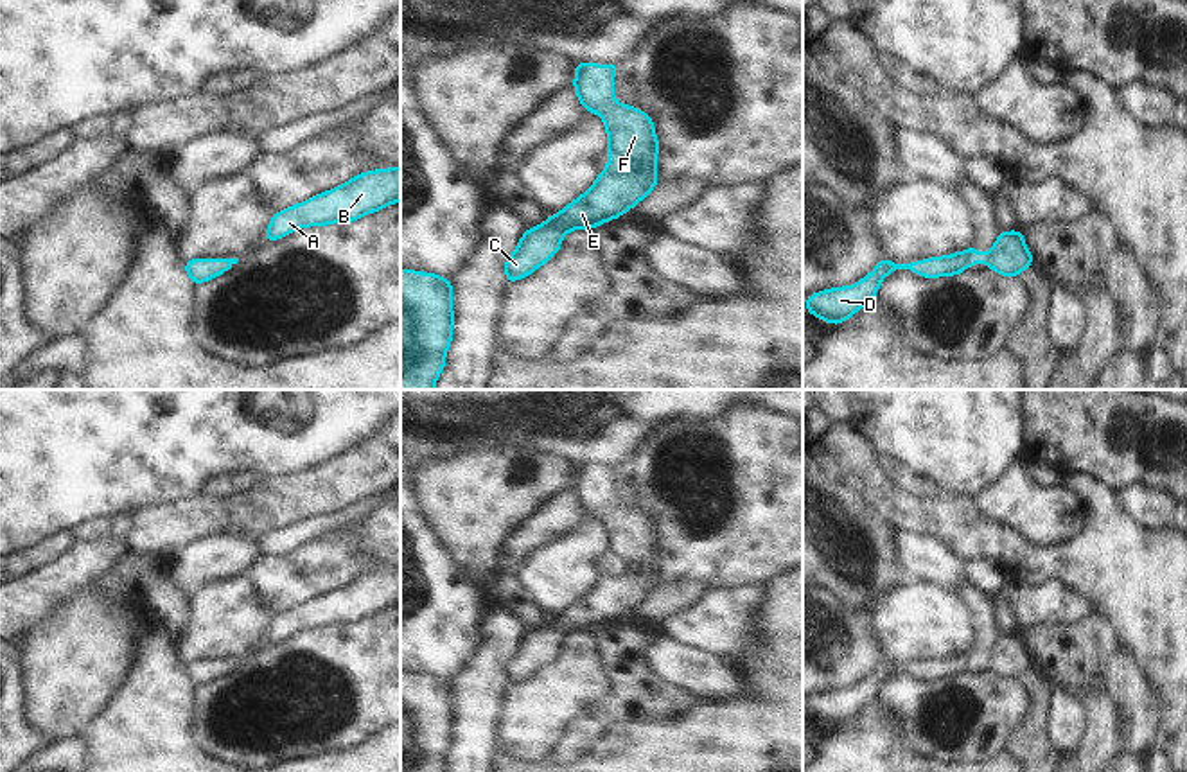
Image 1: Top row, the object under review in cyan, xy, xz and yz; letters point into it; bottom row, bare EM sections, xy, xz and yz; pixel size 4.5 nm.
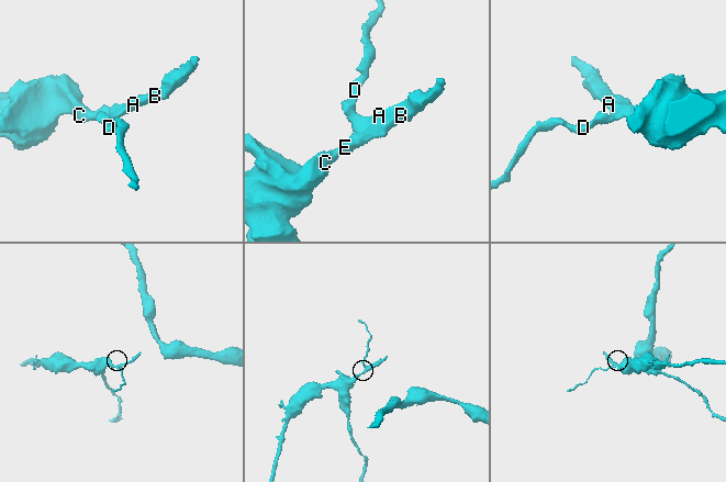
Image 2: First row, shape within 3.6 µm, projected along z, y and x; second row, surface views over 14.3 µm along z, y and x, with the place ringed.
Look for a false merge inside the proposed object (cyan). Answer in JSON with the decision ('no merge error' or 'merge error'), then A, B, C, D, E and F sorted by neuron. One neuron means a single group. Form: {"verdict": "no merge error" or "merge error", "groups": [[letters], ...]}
{"verdict": "no merge error", "groups": [["A", "B", "C", "D", "E", "F"]]}

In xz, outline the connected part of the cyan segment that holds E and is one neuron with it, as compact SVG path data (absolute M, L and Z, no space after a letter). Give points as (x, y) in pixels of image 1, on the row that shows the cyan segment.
M576 63L573 90L582 108L598 113L605 122L611 162L587 192L541 226L523 233L517 250L505 262L506 284L528 276L548 262L560 250L567 232L593 230L596 224L623 215L659 185L655 174L659 142L654 120L637 108L614 102L616 70L616 63Z

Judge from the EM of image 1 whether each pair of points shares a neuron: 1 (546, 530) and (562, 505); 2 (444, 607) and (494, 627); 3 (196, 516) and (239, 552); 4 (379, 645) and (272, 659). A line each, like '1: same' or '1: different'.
1: same
2: different
3: different
4: same

